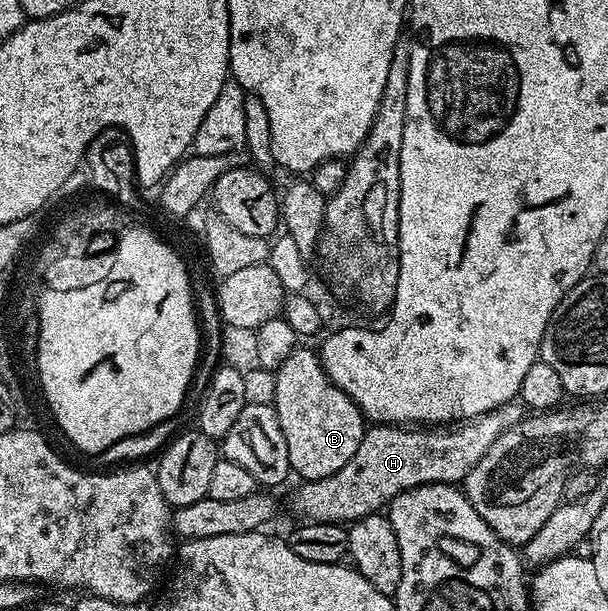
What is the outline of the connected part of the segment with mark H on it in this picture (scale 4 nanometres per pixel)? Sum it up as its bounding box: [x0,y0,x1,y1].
[291,404,525,525]

